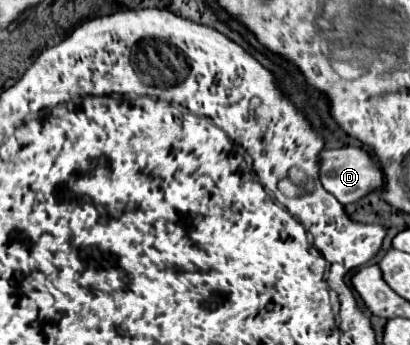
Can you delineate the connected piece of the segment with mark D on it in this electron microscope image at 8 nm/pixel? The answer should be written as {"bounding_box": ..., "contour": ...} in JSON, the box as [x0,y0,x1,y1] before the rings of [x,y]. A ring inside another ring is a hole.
{"bounding_box":[320,146,382,206],"contour":[[[356,146],[322,150],[320,152],[320,182],[332,196],[336,196],[340,204],[346,206],[360,200],[370,190],[382,188],[382,170],[372,162],[372,158],[362,148],[356,148]]]}

